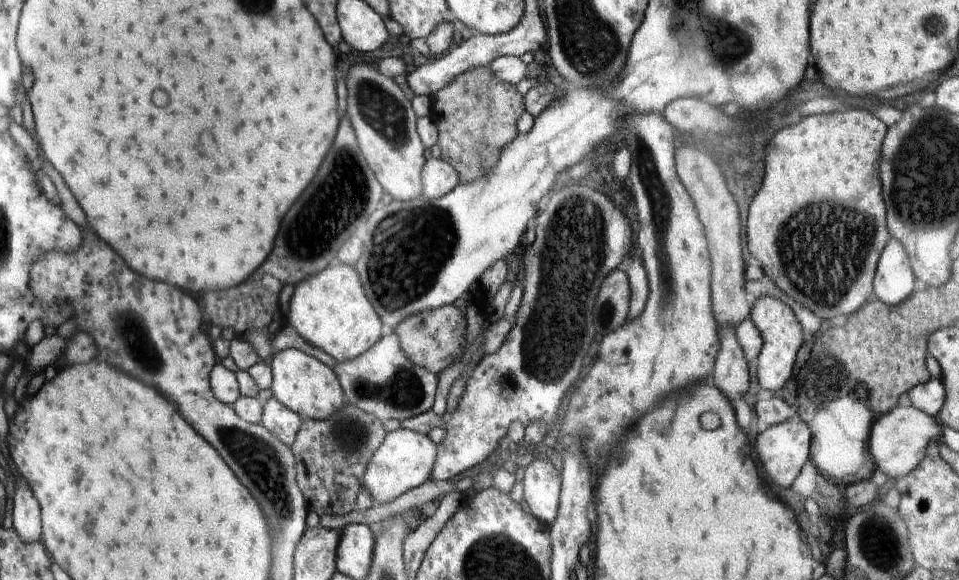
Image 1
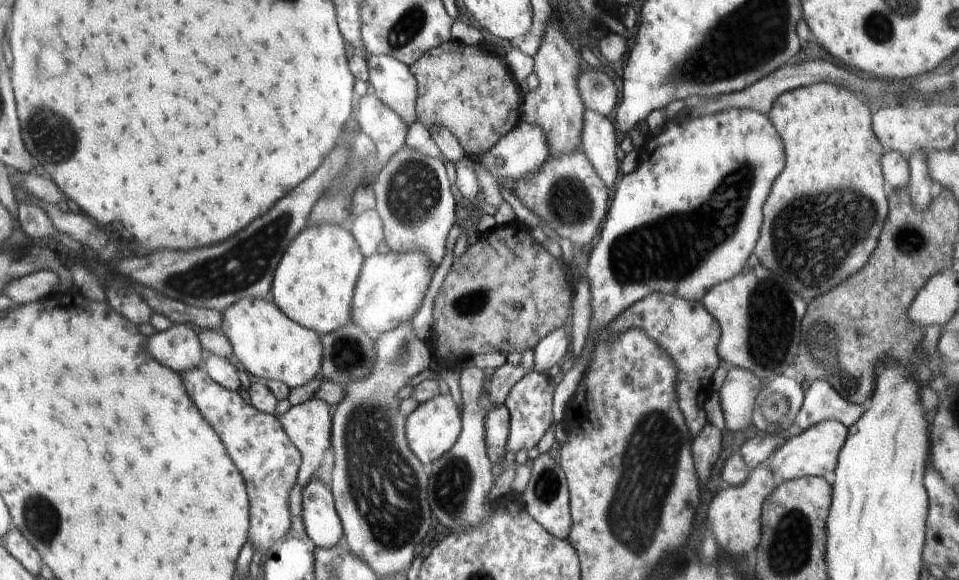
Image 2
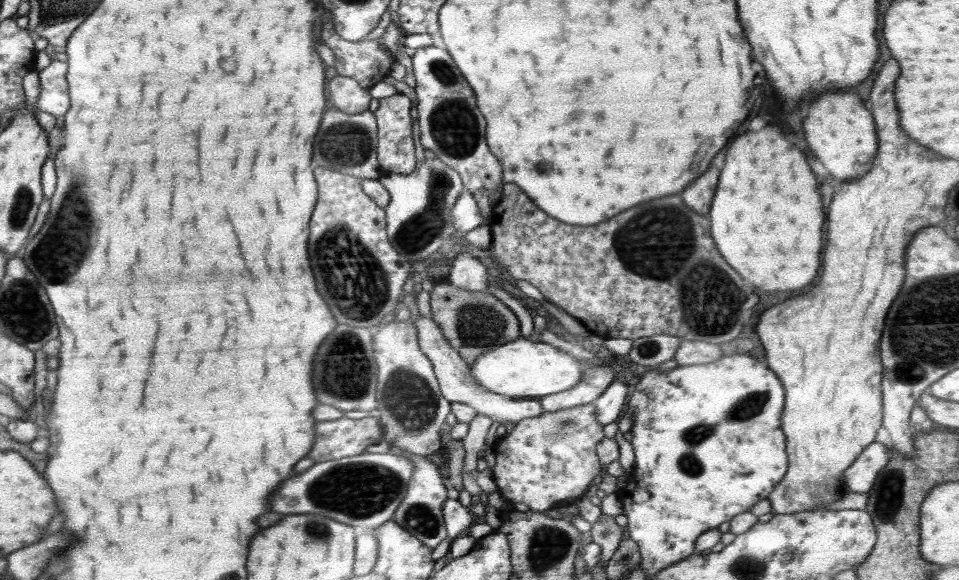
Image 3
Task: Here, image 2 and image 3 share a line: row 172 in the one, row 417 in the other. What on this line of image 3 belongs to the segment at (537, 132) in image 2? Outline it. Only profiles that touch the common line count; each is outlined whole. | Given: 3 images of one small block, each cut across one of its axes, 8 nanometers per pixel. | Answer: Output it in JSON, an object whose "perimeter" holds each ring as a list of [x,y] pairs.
{"perimeter":[[[420,317],[413,320],[417,330],[420,350],[432,361],[433,371],[437,378],[439,389],[442,396],[450,402],[461,402],[472,406],[478,415],[486,415],[490,417],[492,422],[498,421],[501,424],[505,422],[519,423],[520,420],[534,418],[540,416],[544,412],[538,398],[526,397],[517,398],[486,390],[478,381],[471,375],[469,364],[458,354],[446,340],[442,329],[431,318]]]}

